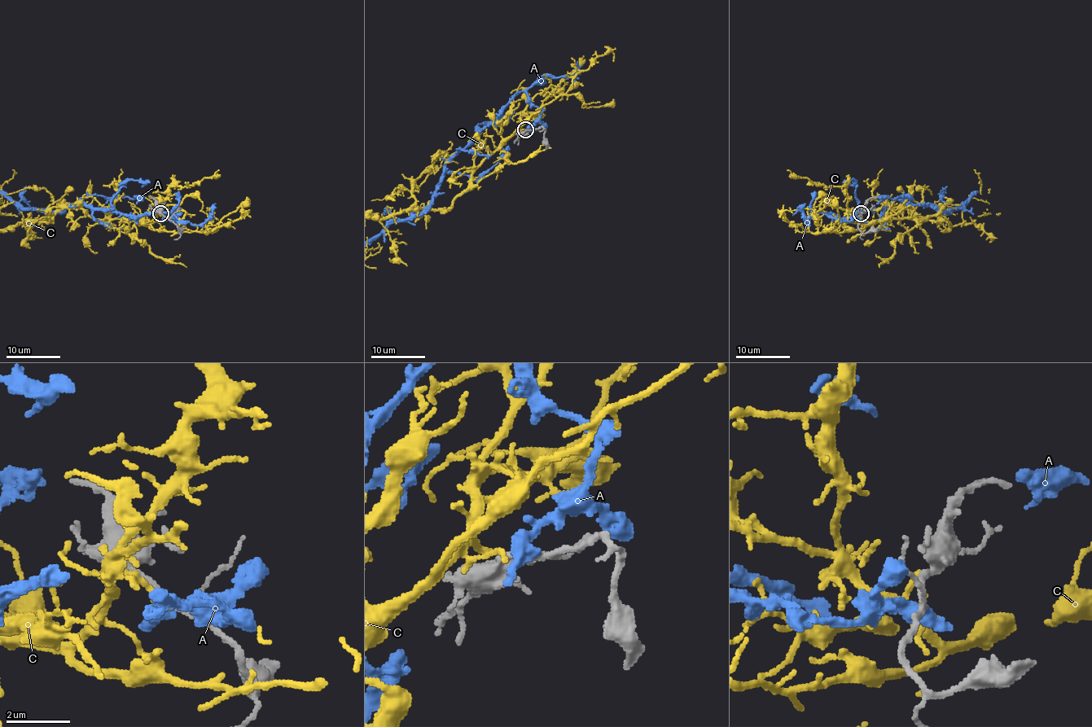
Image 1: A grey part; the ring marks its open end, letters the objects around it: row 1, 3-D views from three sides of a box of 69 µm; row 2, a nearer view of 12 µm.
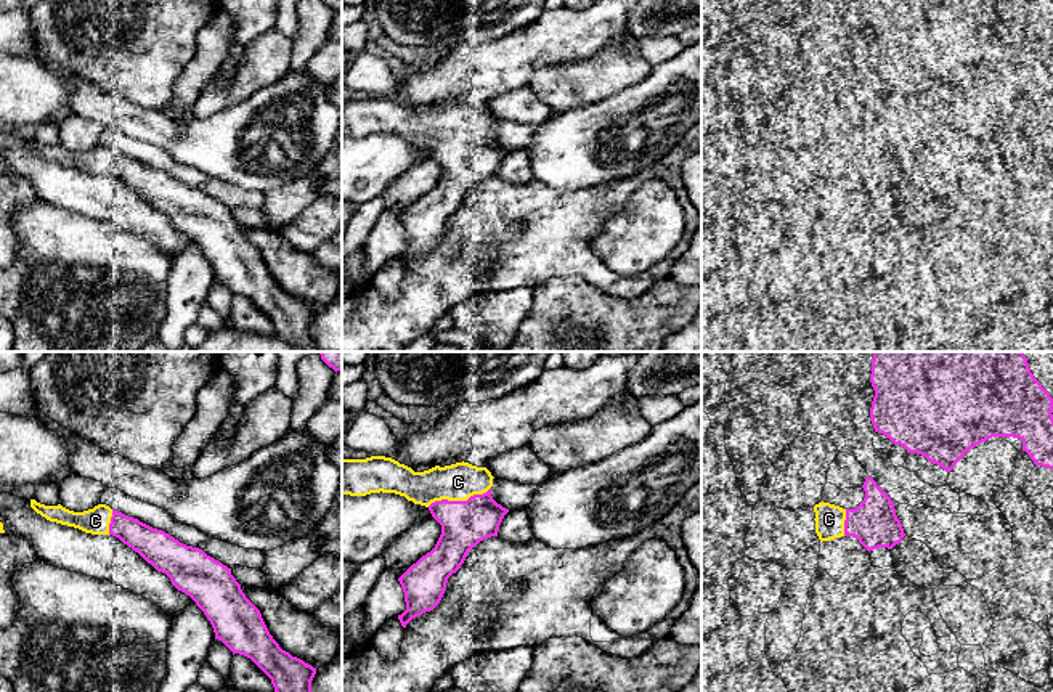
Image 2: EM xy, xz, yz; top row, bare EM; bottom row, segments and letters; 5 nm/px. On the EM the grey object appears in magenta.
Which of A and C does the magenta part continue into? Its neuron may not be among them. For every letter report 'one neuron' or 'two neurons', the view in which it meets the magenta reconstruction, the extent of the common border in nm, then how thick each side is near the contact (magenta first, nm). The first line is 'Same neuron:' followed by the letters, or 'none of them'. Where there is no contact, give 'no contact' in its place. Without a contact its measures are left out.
Same neuron: C
A: two neurons; no contact
C: one neuron; contact in xz; length 340 nm; calibres 240 and 190 nm

